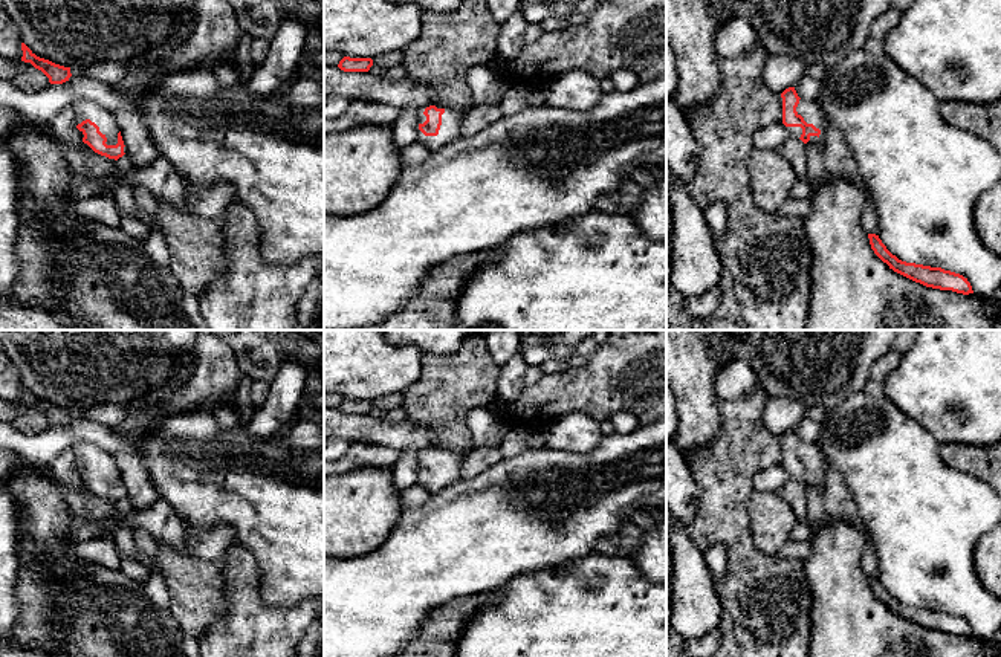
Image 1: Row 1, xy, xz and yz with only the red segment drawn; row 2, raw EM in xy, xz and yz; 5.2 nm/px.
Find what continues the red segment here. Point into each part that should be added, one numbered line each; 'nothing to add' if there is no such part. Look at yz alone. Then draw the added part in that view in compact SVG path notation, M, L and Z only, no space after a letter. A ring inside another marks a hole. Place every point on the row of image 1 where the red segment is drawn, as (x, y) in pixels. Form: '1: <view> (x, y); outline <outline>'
1: yz (810, 110); outline M799 99L796 107L798 115L804 118L807 124L813 124L816 128L821 130L819 136L810 136L807 144L821 144L827 145L828 138L828 127L825 125L825 115L818 101L805 101Z

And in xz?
1: xz (451, 119); outline M436 104L437 108L443 108L445 113L442 115L442 125L437 136L425 136L419 130L419 141L429 150L436 151L443 148L448 142L462 136L460 124L463 119L465 108L455 107L443 107Z

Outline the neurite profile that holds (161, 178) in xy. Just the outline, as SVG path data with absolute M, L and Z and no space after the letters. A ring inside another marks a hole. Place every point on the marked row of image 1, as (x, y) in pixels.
M159 156L151 165L131 167L122 174L109 174L96 179L78 179L69 200L75 205L78 200L84 200L101 191L112 193L119 183L127 183L131 188L142 186L157 200L188 211L185 203L183 180L177 170L162 156Z

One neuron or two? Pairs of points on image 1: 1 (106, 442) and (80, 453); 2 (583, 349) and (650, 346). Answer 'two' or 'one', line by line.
1: two
2: two

